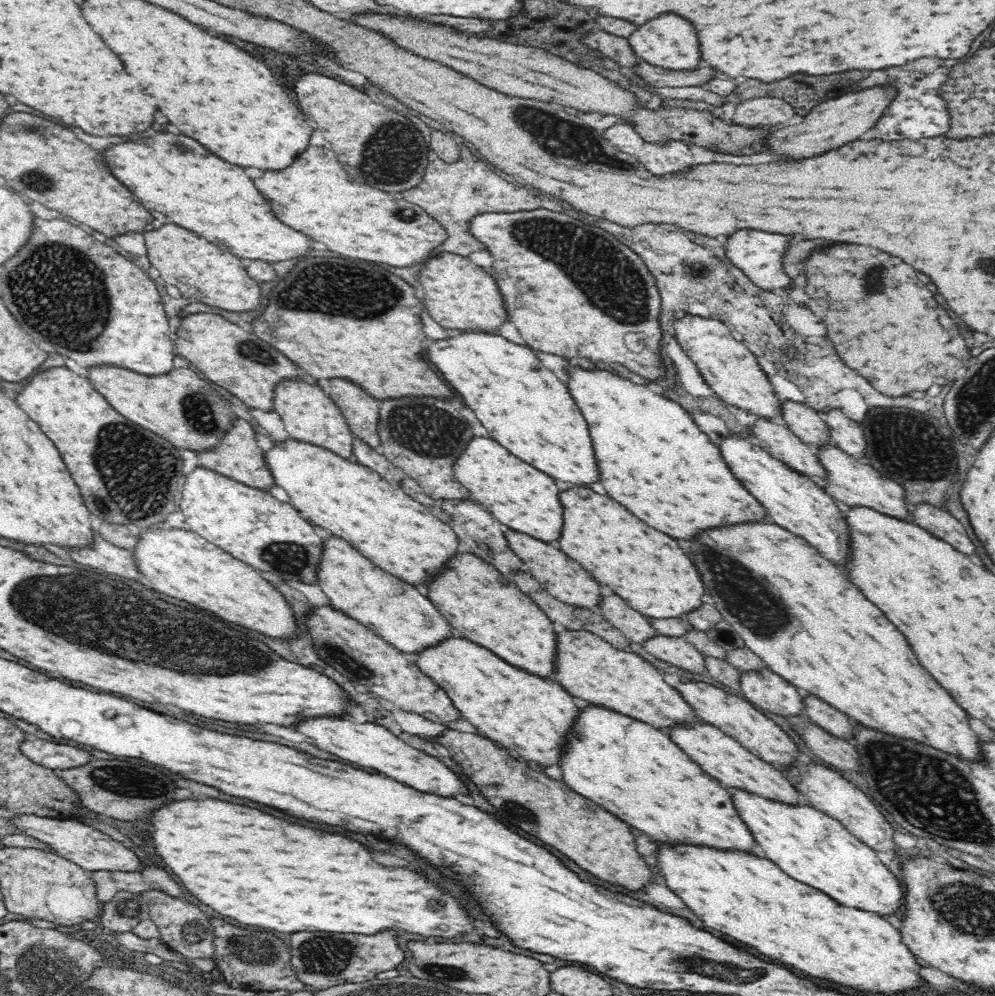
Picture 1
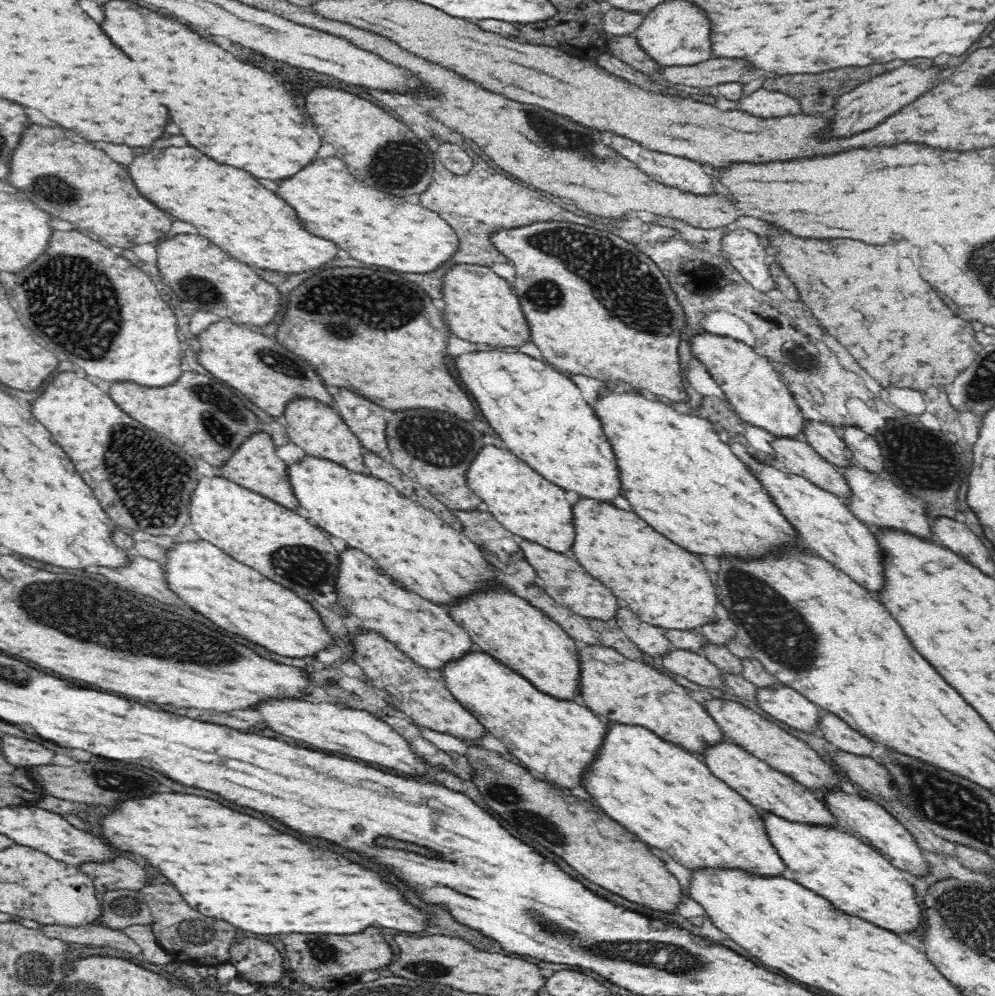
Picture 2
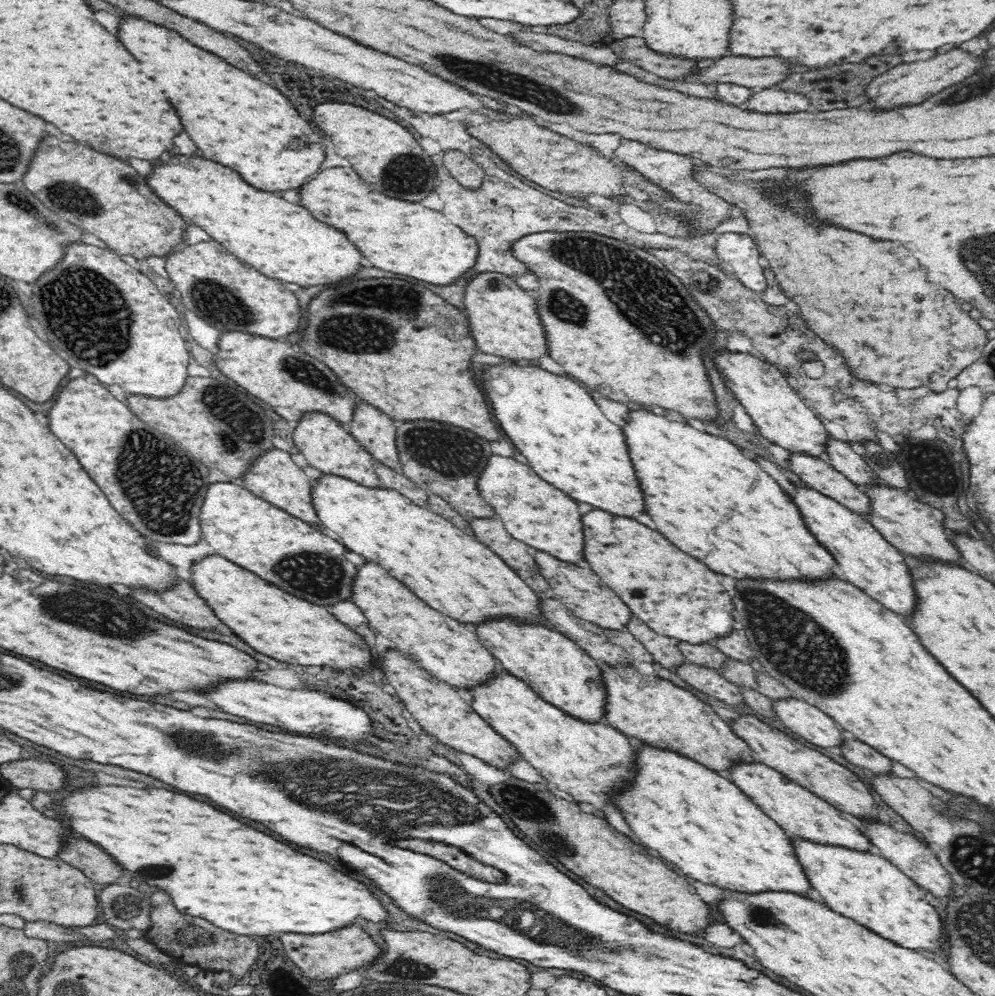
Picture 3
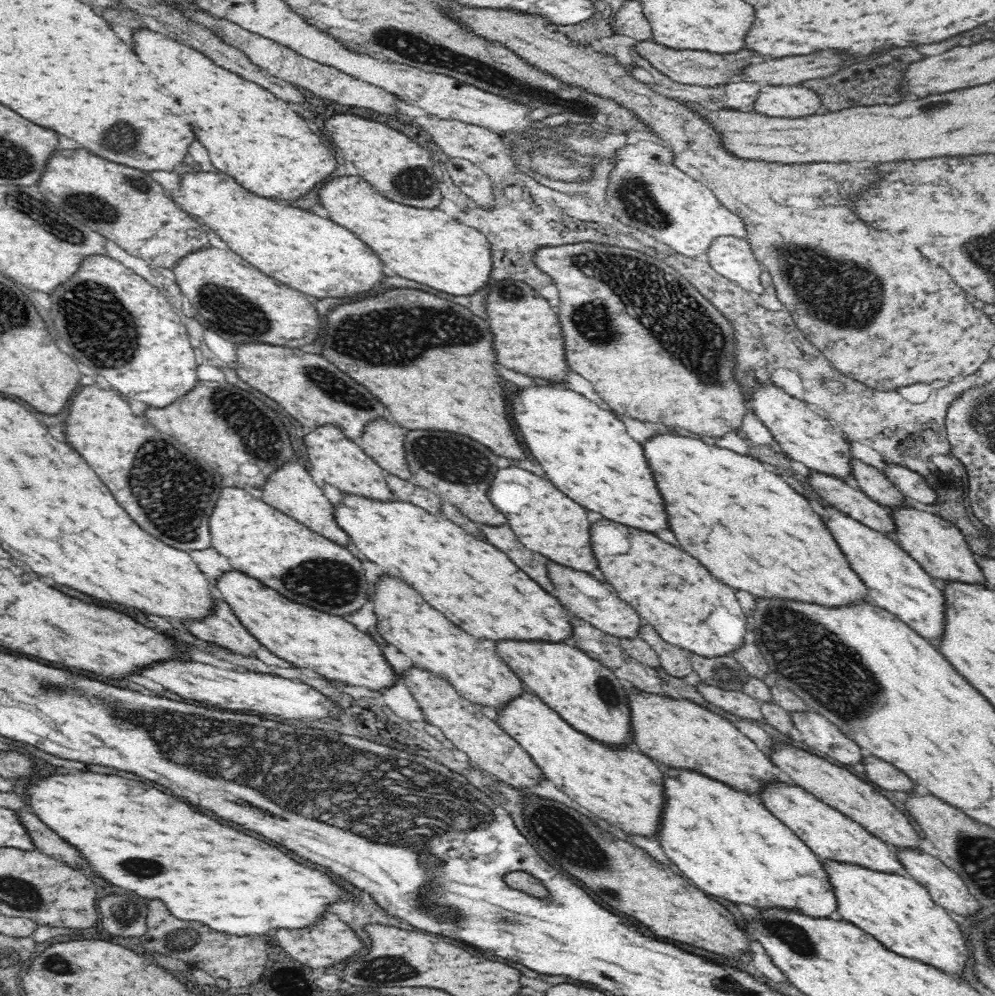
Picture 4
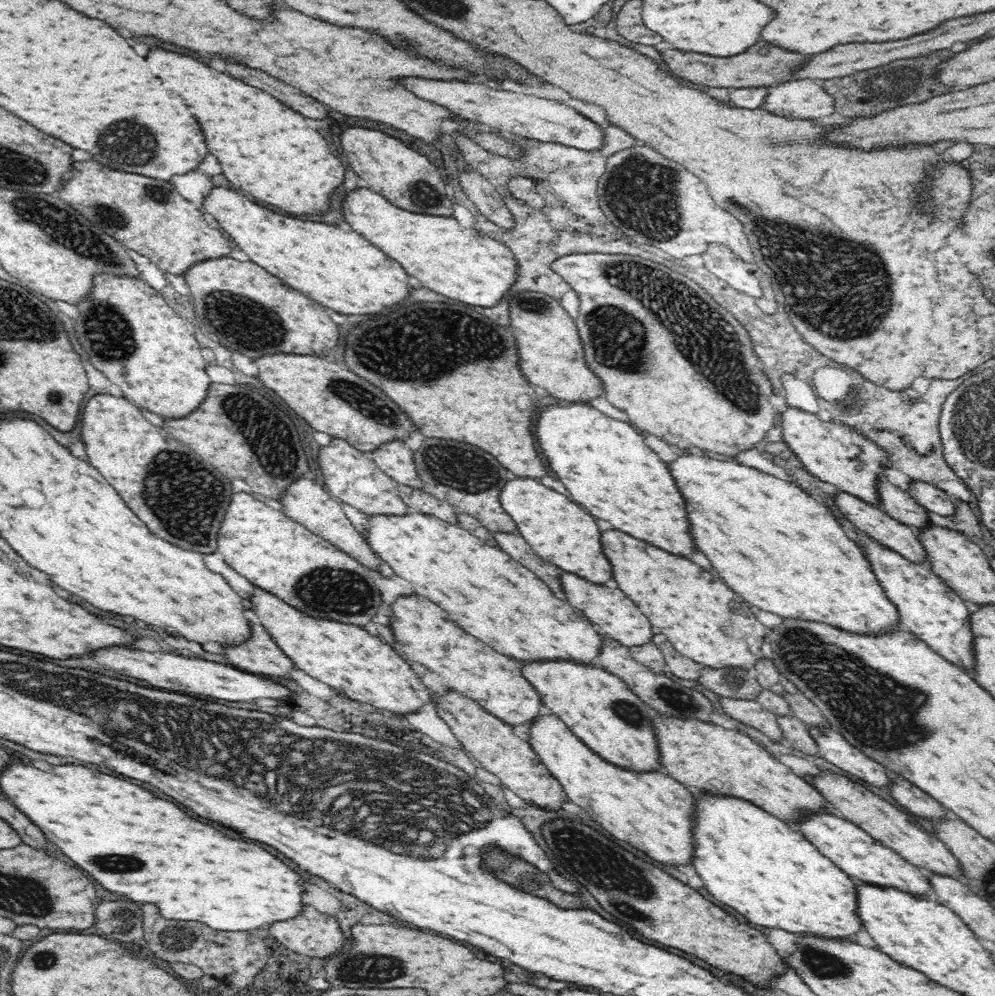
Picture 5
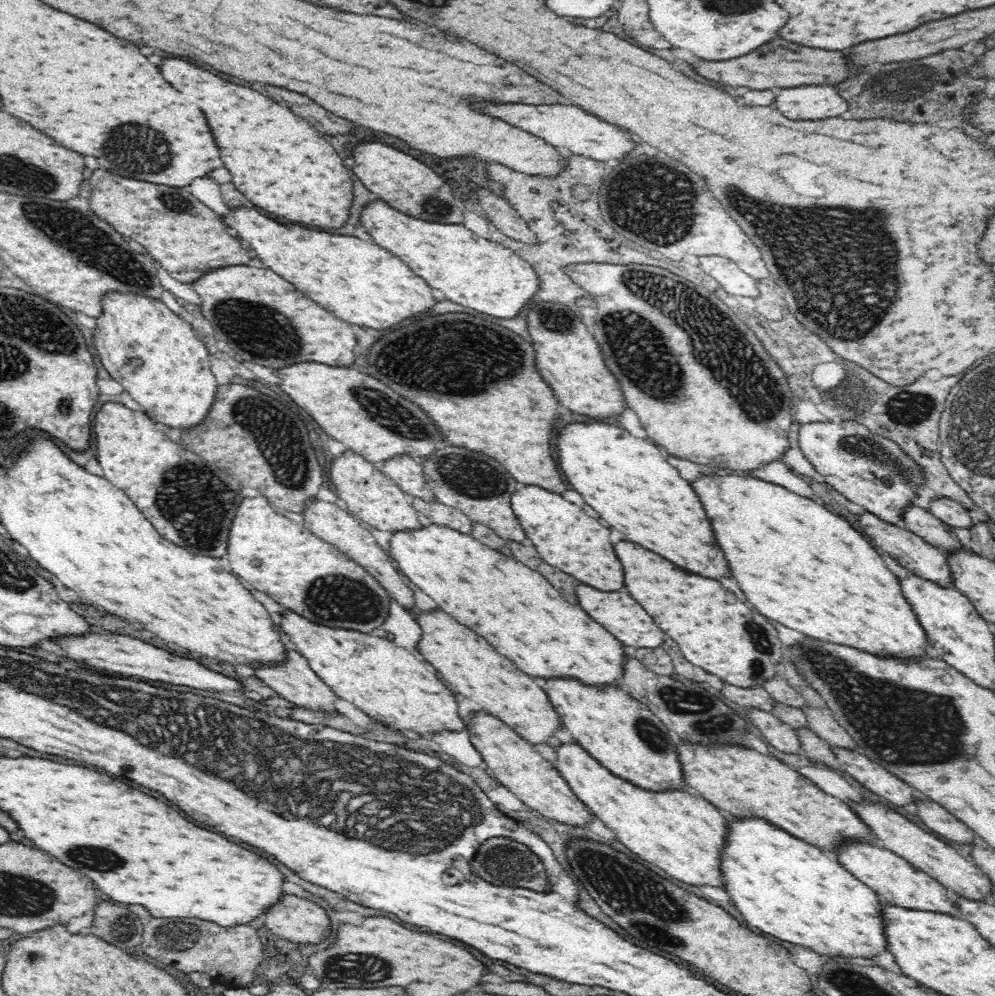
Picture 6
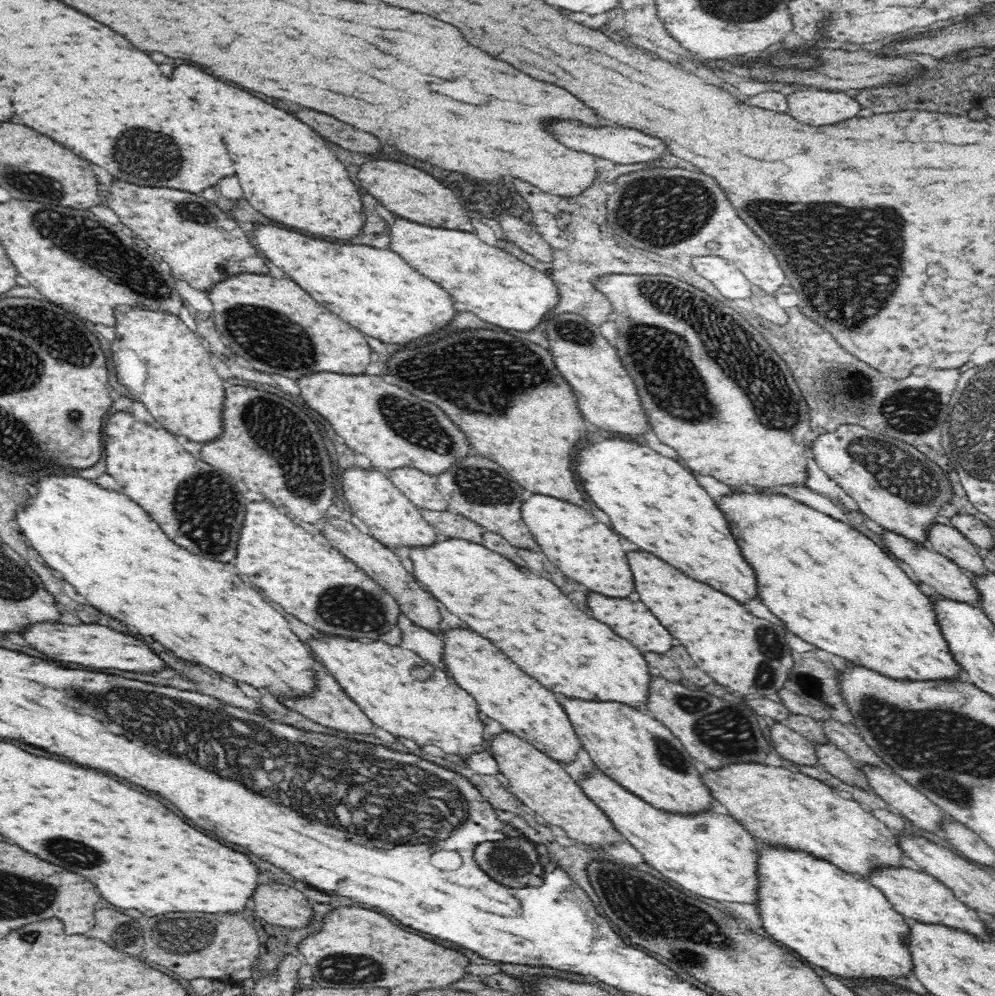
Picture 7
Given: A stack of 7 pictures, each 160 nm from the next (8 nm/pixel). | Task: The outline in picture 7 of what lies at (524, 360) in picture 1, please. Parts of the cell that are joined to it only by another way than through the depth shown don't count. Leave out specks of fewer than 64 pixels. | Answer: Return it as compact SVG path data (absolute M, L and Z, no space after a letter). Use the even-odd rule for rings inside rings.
M622 438L604 440L598 444L592 442L584 450L580 450L580 454L584 454L584 458L578 458L580 480L584 483L584 489L596 506L612 518L612 522L616 524L614 530L618 534L636 542L642 550L660 556L690 578L728 594L740 604L748 604L760 598L756 570L744 558L742 548L732 534L730 522L726 520L726 514L718 508L718 503L700 485L692 471L680 461L663 456L646 444L628 442Z

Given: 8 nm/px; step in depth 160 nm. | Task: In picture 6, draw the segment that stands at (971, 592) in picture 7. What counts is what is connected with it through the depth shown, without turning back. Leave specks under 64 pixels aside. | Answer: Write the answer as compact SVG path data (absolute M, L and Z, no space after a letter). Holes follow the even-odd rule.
M864 511L858 515L858 521L862 530L870 536L877 548L889 554L890 558L897 560L900 566L904 566L906 570L909 570L909 573L918 578L935 582L942 588L955 588L954 575L952 575L950 563L948 563L948 558L946 558L946 554L943 551L932 546L923 538L916 536L912 531L902 530L893 524L880 520L880 518L869 512Z

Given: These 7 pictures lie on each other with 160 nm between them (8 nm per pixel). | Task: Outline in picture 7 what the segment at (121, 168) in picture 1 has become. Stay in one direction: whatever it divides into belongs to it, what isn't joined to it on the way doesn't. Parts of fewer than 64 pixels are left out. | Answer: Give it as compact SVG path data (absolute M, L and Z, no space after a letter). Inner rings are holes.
M274 226L254 228L256 245L276 267L320 305L377 342L410 346L418 338L444 332L458 318L454 297L392 250L339 244Z

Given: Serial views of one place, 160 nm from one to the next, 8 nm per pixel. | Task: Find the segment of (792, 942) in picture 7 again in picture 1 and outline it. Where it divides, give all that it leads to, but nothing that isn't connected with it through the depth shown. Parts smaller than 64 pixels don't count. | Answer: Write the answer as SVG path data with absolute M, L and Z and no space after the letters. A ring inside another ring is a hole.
M581 703L580 709L582 712L574 732L568 736L569 748L562 754L560 762L563 781L572 790L602 806L632 828L648 834L654 843L662 842L667 848L688 844L699 848L762 855L748 823L740 817L732 790L724 788L717 778L702 770L683 748L673 742L667 732L601 706Z

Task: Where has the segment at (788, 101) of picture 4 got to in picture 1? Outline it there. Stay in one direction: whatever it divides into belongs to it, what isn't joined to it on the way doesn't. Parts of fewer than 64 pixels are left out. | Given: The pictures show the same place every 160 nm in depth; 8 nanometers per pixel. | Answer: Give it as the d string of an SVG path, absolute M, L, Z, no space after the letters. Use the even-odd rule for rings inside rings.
M762 96L762 98L750 98L736 106L732 120L744 122L746 126L760 126L760 124L782 124L790 116L794 116L792 104L780 98Z

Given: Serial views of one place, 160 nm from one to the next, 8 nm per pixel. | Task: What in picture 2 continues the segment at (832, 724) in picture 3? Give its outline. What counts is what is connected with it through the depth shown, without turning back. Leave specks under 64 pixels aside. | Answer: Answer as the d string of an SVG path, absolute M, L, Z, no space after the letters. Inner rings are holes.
M778 682L768 688L758 687L756 698L762 710L790 728L806 734L820 730L823 710L790 687Z

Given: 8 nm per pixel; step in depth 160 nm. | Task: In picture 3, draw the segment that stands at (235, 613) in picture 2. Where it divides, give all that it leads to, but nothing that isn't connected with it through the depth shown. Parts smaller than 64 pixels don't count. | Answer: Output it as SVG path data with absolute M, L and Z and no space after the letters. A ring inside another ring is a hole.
M218 554L194 564L191 580L237 637L266 656L293 665L327 666L336 672L361 673L376 668L366 640L339 622L326 607L296 598Z

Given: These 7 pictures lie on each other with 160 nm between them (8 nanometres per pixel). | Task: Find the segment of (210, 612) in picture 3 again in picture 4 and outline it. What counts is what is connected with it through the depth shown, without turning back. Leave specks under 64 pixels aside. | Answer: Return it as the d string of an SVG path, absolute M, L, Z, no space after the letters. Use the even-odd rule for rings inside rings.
M224 599L216 600L217 614L204 623L191 623L188 630L200 640L220 650L244 658L258 658L258 652L268 652L255 634L250 633L239 616Z

